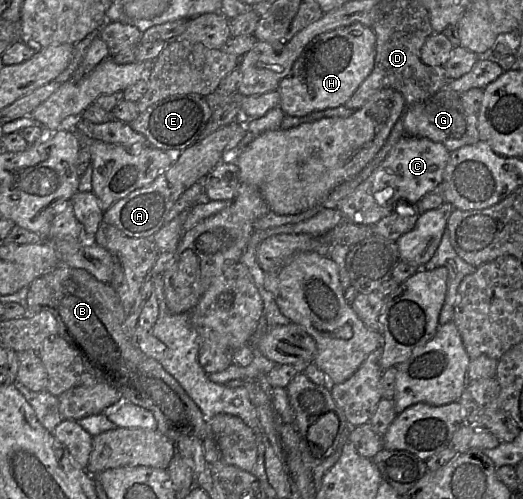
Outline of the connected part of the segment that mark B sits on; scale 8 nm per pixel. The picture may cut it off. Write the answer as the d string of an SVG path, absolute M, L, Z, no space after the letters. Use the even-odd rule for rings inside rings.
M59 265L52 271L35 279L28 287L26 314L50 312L57 320L58 334L80 354L84 372L101 378L116 388L123 401L129 401L150 411L157 422L157 431L176 442L180 438L195 436L204 440L210 435L208 420L200 408L188 396L180 384L166 372L159 361L145 355L136 341L128 335L125 327L126 311L116 291L109 283L97 280L88 271L67 265Z

